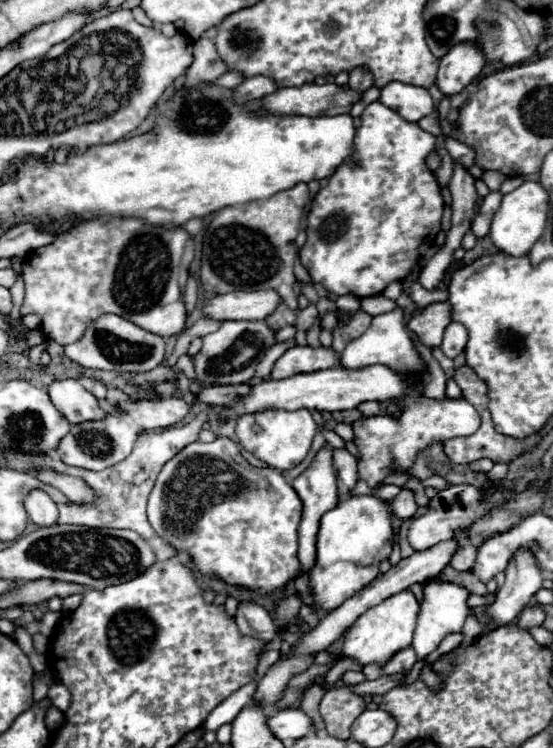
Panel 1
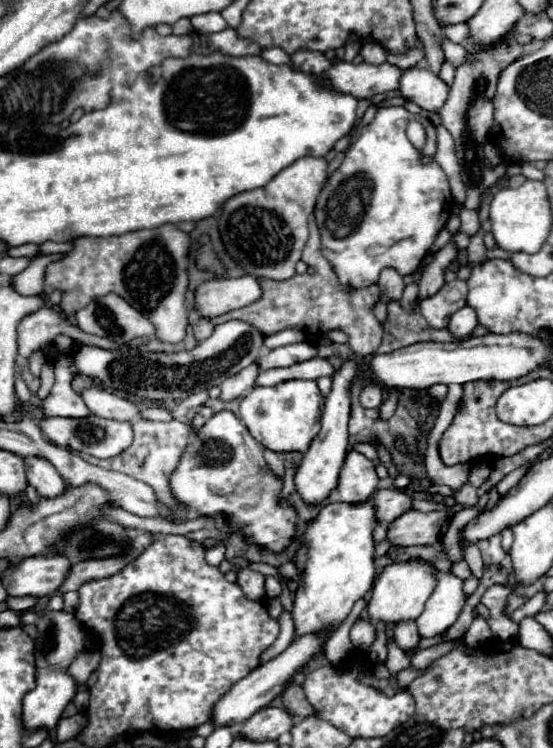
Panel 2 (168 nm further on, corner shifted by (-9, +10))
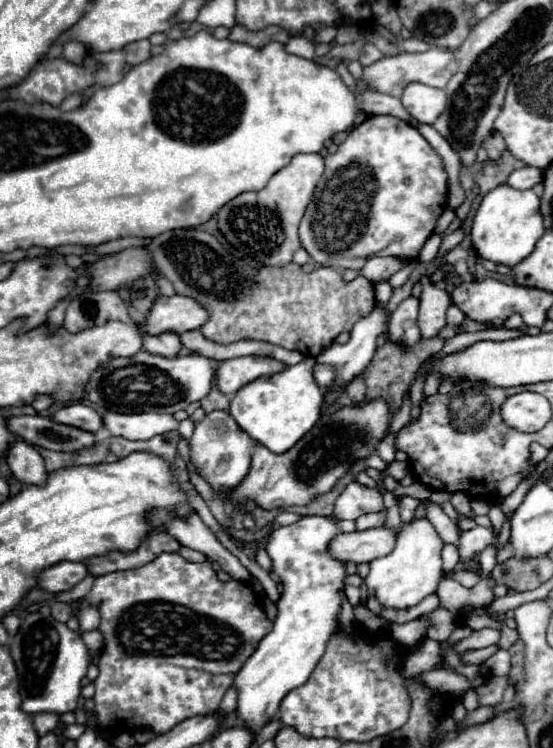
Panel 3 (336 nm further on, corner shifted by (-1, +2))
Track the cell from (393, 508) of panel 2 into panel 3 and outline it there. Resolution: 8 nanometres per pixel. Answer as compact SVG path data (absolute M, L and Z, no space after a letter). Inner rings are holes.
M385 509L383 511L377 511L377 513L365 513L365 515L361 515L355 521L357 523L357 529L359 531L365 531L365 529L371 529L371 527L379 527L379 525L385 523L385 515L387 515Z

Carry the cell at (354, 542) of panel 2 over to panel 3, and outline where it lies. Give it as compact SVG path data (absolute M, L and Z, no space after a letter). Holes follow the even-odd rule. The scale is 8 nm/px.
M307 515L293 525L277 529L265 547L273 559L273 571L283 583L283 593L277 603L277 619L273 631L263 637L255 653L235 675L235 687L239 691L237 717L253 731L279 715L283 697L311 677L329 639L339 629L347 565L329 553L329 543L339 533L341 529L337 521L321 515Z

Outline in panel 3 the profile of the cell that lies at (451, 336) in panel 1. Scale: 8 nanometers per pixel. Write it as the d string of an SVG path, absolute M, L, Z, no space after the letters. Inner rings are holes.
M451 305L451 309L447 311L447 325L451 325L451 327L459 327L463 321L465 321L465 313L463 313L459 307Z

